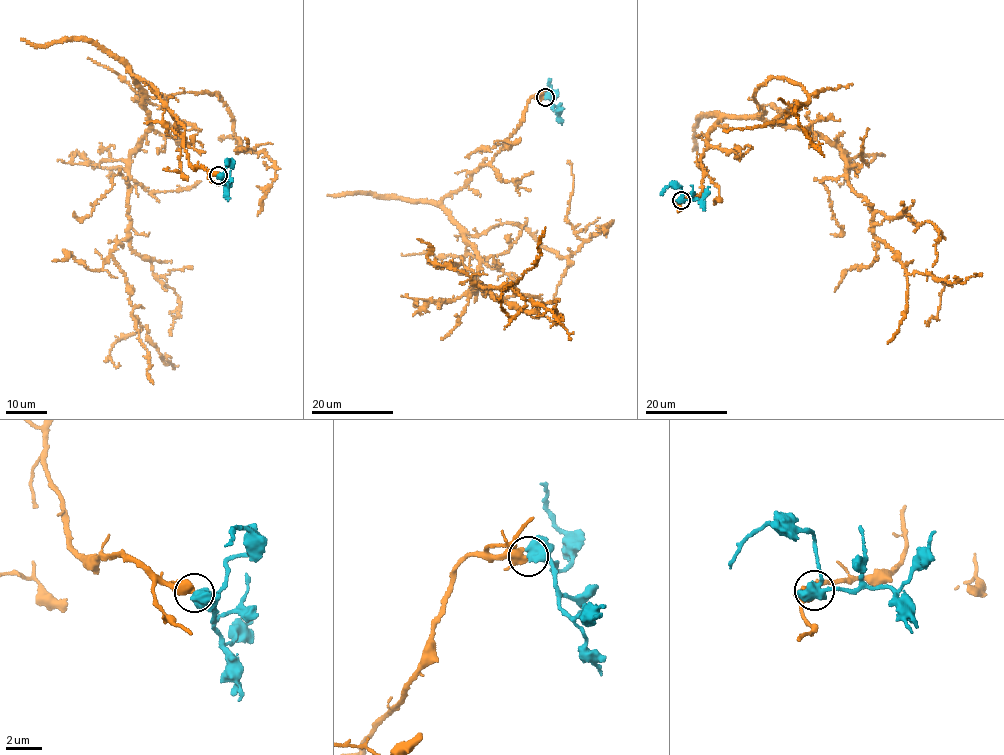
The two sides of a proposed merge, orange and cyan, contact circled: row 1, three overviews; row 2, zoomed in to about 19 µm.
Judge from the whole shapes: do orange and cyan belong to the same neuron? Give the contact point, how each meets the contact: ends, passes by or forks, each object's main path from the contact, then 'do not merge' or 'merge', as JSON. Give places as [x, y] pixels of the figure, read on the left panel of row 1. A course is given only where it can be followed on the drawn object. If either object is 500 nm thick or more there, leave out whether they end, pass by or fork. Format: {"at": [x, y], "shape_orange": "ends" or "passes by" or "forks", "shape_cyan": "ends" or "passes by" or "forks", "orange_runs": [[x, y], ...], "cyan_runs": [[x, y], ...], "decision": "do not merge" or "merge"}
{"at": [218, 175], "orange_runs": [[218, 175], [189, 164], [183, 123], [131, 71], [149, 126], [111, 255], [141, 327], [112, 346], [119, 362]], "cyan_runs": [[218, 175], [224, 174], [231, 162], [226, 164]], "decision": "do not merge"}

